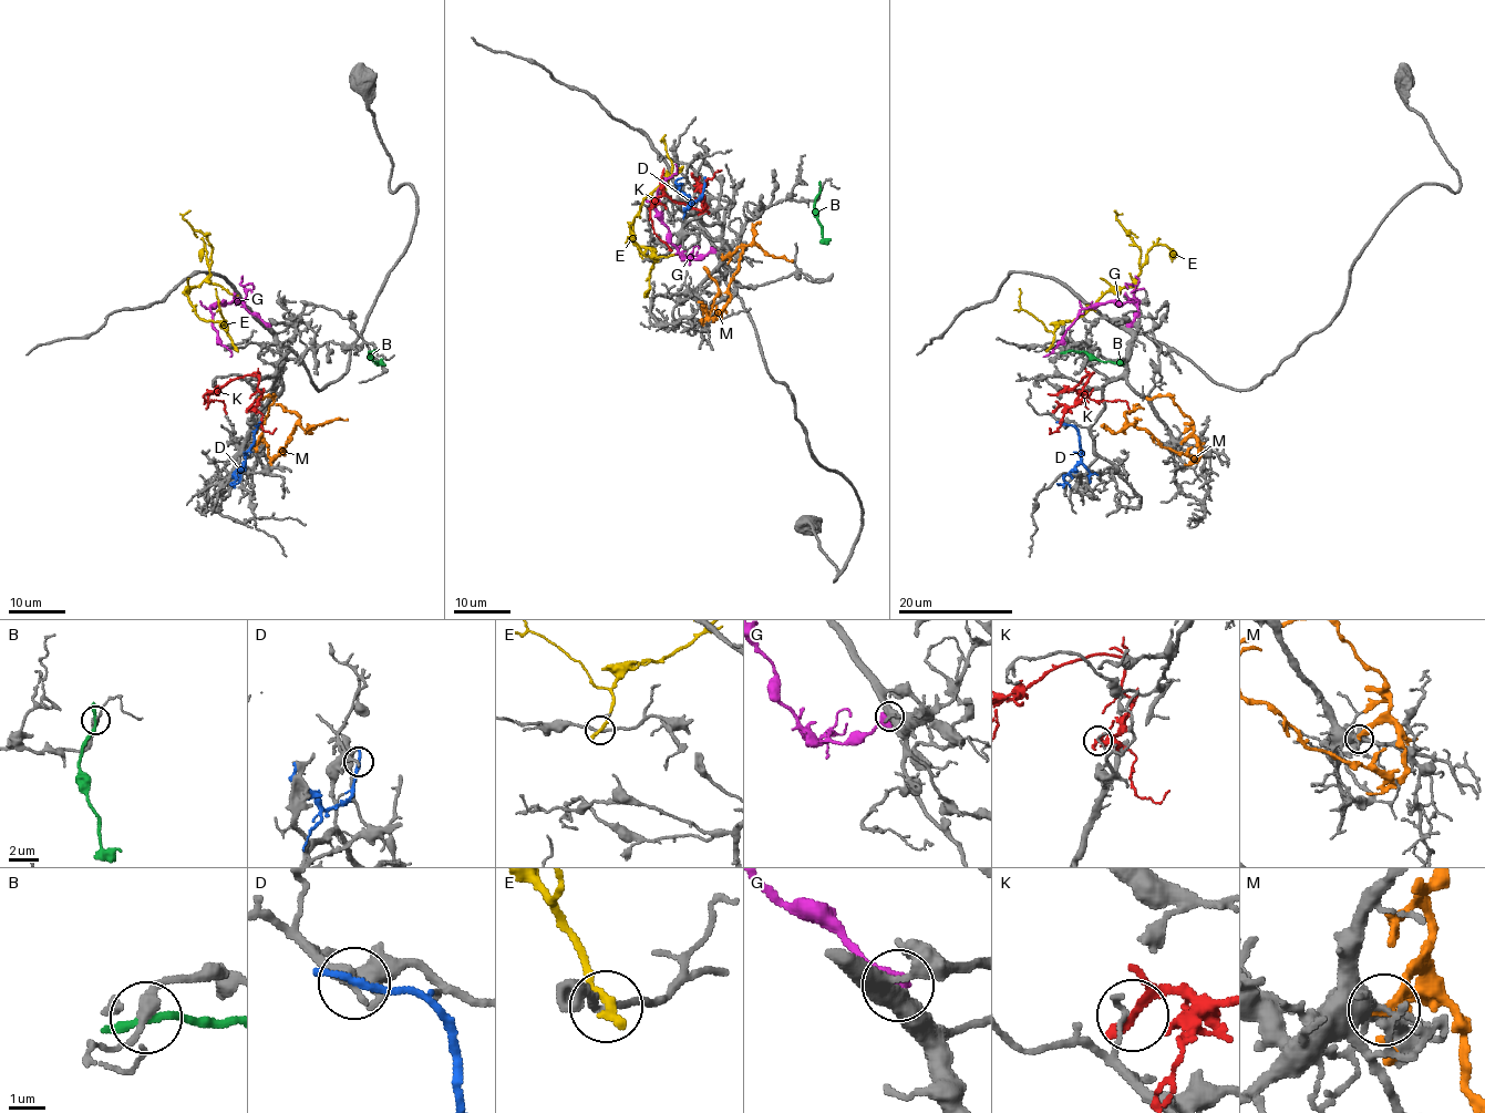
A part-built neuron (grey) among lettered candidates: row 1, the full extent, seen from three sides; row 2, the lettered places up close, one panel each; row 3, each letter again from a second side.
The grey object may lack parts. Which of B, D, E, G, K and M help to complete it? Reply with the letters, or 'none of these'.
G

